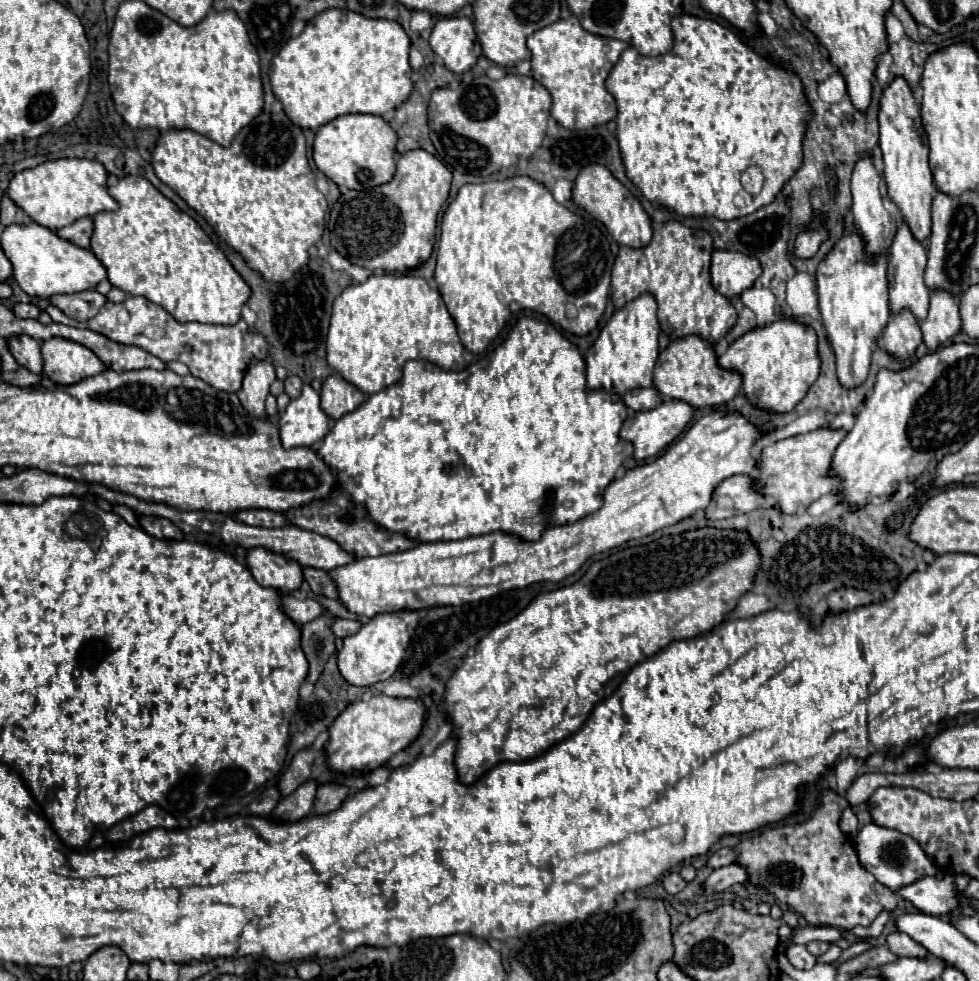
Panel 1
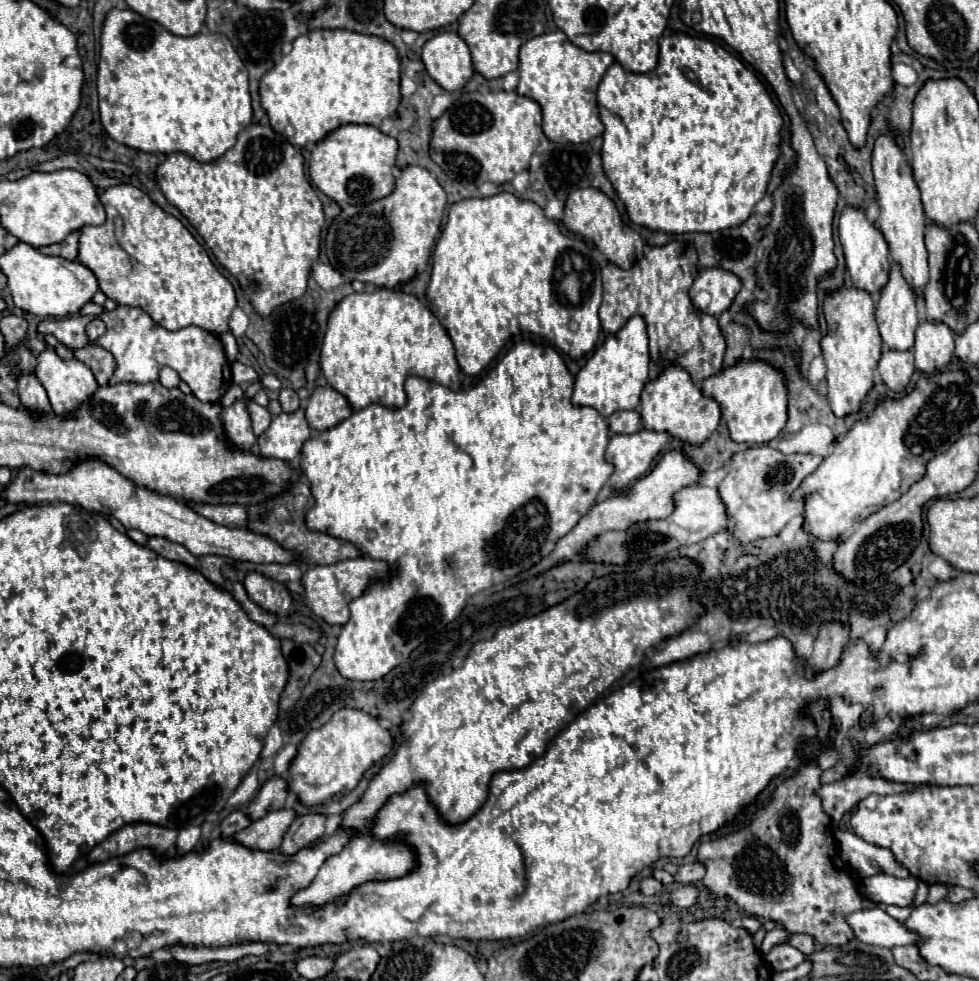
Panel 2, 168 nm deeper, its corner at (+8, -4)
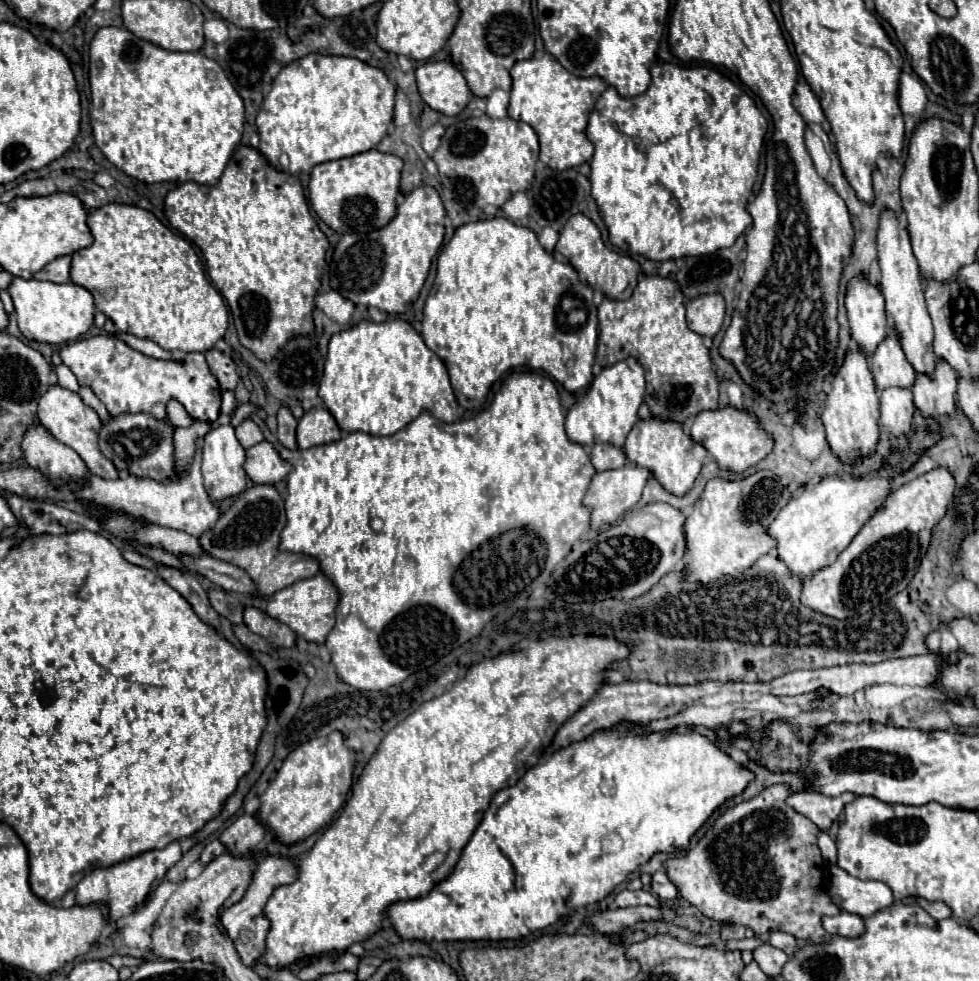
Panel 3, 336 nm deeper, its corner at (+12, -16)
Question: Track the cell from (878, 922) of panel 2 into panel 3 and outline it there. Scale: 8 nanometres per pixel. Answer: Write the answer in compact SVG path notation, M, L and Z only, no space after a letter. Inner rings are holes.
M841 912L837 916L823 916L823 928L829 934L839 934L839 936L859 936L863 934L863 920L855 914Z

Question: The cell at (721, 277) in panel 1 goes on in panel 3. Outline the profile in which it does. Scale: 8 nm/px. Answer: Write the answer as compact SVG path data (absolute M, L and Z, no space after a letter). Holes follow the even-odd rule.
M707 294L687 304L687 326L703 338L713 338L723 326L725 300L721 294Z

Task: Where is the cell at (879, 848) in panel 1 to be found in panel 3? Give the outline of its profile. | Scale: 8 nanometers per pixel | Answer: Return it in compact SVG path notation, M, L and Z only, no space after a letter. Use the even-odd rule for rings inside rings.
M819 832L817 844L819 844L819 850L821 850L821 854L823 854L823 860L835 864L835 862L837 862L837 846L835 846L835 840L829 838L827 832Z

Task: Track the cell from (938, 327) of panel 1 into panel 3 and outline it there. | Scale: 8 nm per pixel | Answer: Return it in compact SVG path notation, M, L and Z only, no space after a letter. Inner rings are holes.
M937 362L933 376L917 374L913 398L921 416L933 420L937 420L939 416L955 416L955 394L957 376L947 362Z

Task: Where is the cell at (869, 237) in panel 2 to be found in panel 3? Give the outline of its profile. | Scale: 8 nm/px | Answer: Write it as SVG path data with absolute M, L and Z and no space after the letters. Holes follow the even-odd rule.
M857 276L849 282L845 306L853 340L863 354L873 354L889 334L881 290L871 286L863 276Z

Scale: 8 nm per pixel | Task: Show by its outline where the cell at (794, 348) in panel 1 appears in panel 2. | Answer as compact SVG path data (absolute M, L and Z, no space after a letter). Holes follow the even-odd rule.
M739 360L715 376L703 380L705 396L715 398L723 408L723 418L735 442L767 444L785 428L787 422L787 376L781 368L763 360Z

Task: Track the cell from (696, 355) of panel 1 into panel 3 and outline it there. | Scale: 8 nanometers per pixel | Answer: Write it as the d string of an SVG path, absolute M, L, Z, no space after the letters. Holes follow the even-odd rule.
M657 418L639 420L635 428L629 432L623 452L629 462L647 468L651 478L669 494L685 496L691 488L695 478L701 472L703 460L707 458L707 450L701 444L695 444L685 432L683 426L677 422L659 422Z

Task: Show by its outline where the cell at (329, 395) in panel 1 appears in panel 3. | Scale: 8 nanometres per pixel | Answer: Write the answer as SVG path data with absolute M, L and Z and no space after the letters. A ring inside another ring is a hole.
M313 408L303 414L297 426L297 446L307 450L311 446L329 444L339 440L343 434L327 408Z

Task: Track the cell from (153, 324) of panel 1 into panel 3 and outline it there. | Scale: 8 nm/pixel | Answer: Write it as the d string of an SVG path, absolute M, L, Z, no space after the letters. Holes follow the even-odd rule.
M101 334L61 346L59 356L77 376L79 384L89 386L95 392L111 416L119 416L123 412L147 412L149 416L155 416L155 420L165 420L167 402L175 398L197 422L215 422L219 418L221 388L201 352L187 354L183 364L165 362L133 350L119 338Z

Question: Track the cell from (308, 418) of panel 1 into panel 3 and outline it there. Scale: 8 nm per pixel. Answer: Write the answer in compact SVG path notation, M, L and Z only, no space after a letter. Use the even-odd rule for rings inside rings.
M263 440L263 442L247 448L247 458L245 458L243 470L251 478L253 484L275 484L289 474L291 464L285 462L275 452L271 442Z

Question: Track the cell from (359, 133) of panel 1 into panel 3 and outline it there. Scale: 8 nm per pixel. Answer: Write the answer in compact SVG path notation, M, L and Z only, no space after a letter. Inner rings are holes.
M369 150L349 158L317 164L311 172L309 202L317 216L341 236L347 232L373 232L375 228L387 226L389 220L395 218L395 198L399 192L401 170L401 158L393 154L383 154L379 150Z

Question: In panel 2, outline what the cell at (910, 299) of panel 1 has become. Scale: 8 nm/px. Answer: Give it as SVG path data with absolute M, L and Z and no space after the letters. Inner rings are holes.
M891 264L889 280L881 288L877 302L877 324L881 340L891 350L909 350L913 348L915 328L919 324L917 312L917 294L903 280L899 264Z

